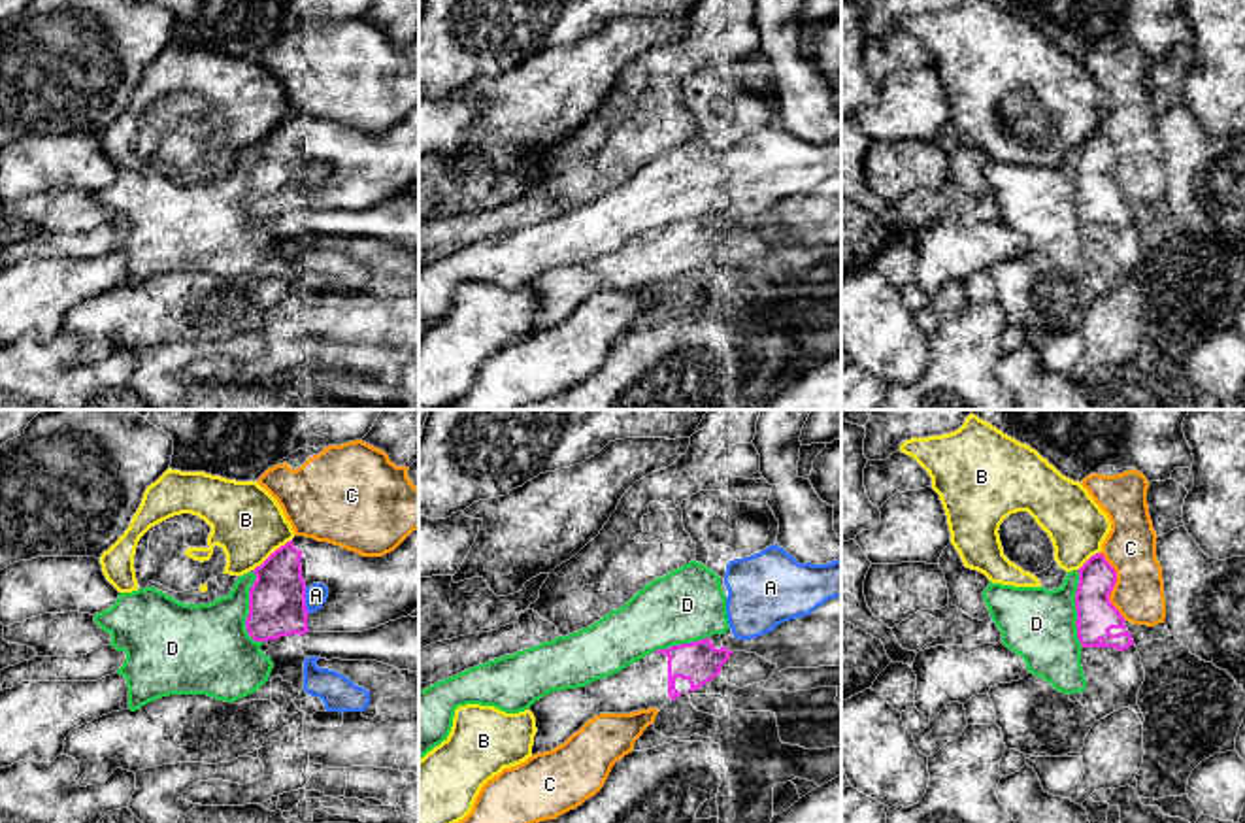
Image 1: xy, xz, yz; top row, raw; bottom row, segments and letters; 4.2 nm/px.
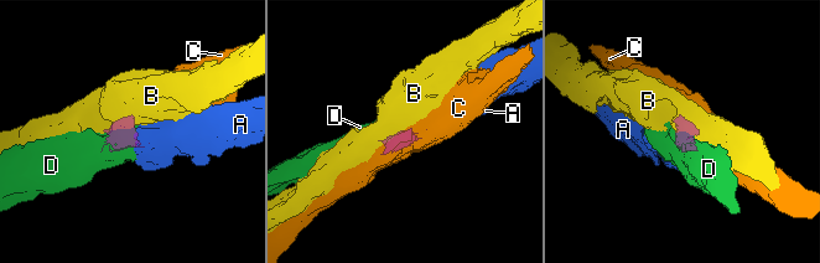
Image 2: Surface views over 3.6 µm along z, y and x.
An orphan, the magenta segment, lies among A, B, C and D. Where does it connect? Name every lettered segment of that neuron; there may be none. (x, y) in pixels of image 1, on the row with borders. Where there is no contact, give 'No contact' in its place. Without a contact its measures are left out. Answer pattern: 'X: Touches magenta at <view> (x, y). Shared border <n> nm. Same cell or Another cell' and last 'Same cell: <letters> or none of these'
A: Touches magenta at xy (304, 601). Shared border 120 nm. Another cell
B: Touches magenta at xy (272, 554). Shared border 240 nm. Another cell
C: Touches magenta at yz (1113, 586). Shared border 300 nm. Another cell
D: Touches magenta at xy (249, 610). Shared border 320 nm. Another cell
Same cell: none of these

